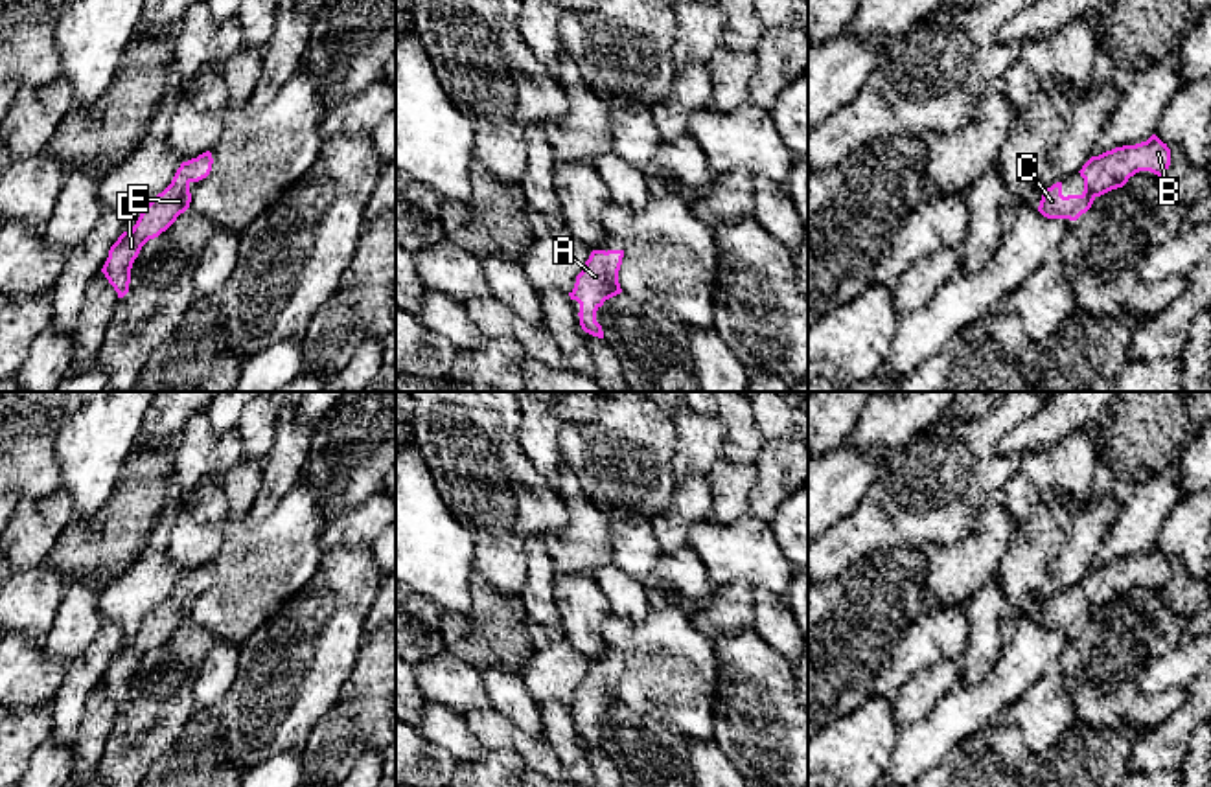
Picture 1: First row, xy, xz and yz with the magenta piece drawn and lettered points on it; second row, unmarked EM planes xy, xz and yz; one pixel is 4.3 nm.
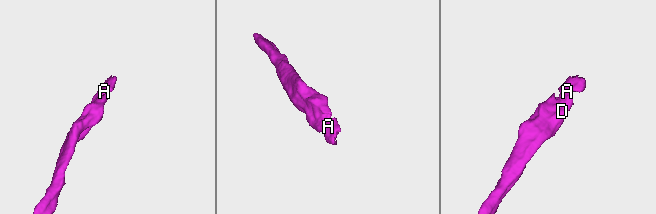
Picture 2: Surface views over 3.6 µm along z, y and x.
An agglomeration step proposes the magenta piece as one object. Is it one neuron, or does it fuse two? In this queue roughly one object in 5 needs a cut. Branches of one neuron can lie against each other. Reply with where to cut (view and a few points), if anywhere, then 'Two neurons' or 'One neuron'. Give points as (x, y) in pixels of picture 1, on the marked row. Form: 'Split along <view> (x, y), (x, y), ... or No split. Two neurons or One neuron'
No split. One neuron

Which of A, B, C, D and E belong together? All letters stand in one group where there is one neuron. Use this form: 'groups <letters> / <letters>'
groups A B C D E

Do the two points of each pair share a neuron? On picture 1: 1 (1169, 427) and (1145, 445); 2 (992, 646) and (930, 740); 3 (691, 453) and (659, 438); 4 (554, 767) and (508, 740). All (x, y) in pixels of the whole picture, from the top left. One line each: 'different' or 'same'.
1: same
2: different
3: different
4: same

